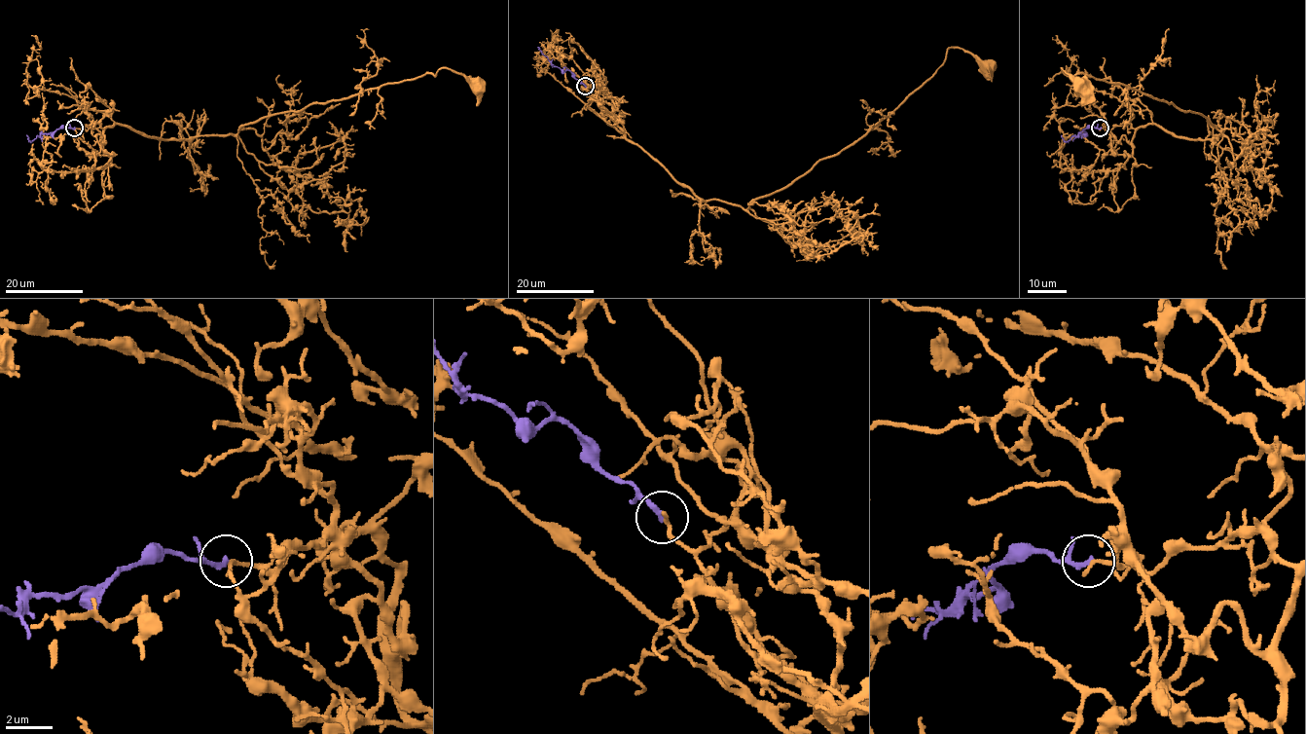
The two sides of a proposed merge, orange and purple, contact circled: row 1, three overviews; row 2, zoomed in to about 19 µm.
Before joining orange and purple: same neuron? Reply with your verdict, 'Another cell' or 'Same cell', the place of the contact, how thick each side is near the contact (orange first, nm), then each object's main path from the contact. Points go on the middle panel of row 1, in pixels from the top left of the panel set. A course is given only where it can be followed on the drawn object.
Same cell. Place: (585, 86). Thickness 190 nm (orange) against 240 nm. Course of orange: (586, 87), (627, 139), (679, 182), (705, 200), (747, 208), (861, 139), (932, 75), (952, 47), (988, 67). Course of purple: (585, 87), (567, 70), (555, 67), (538, 47)

